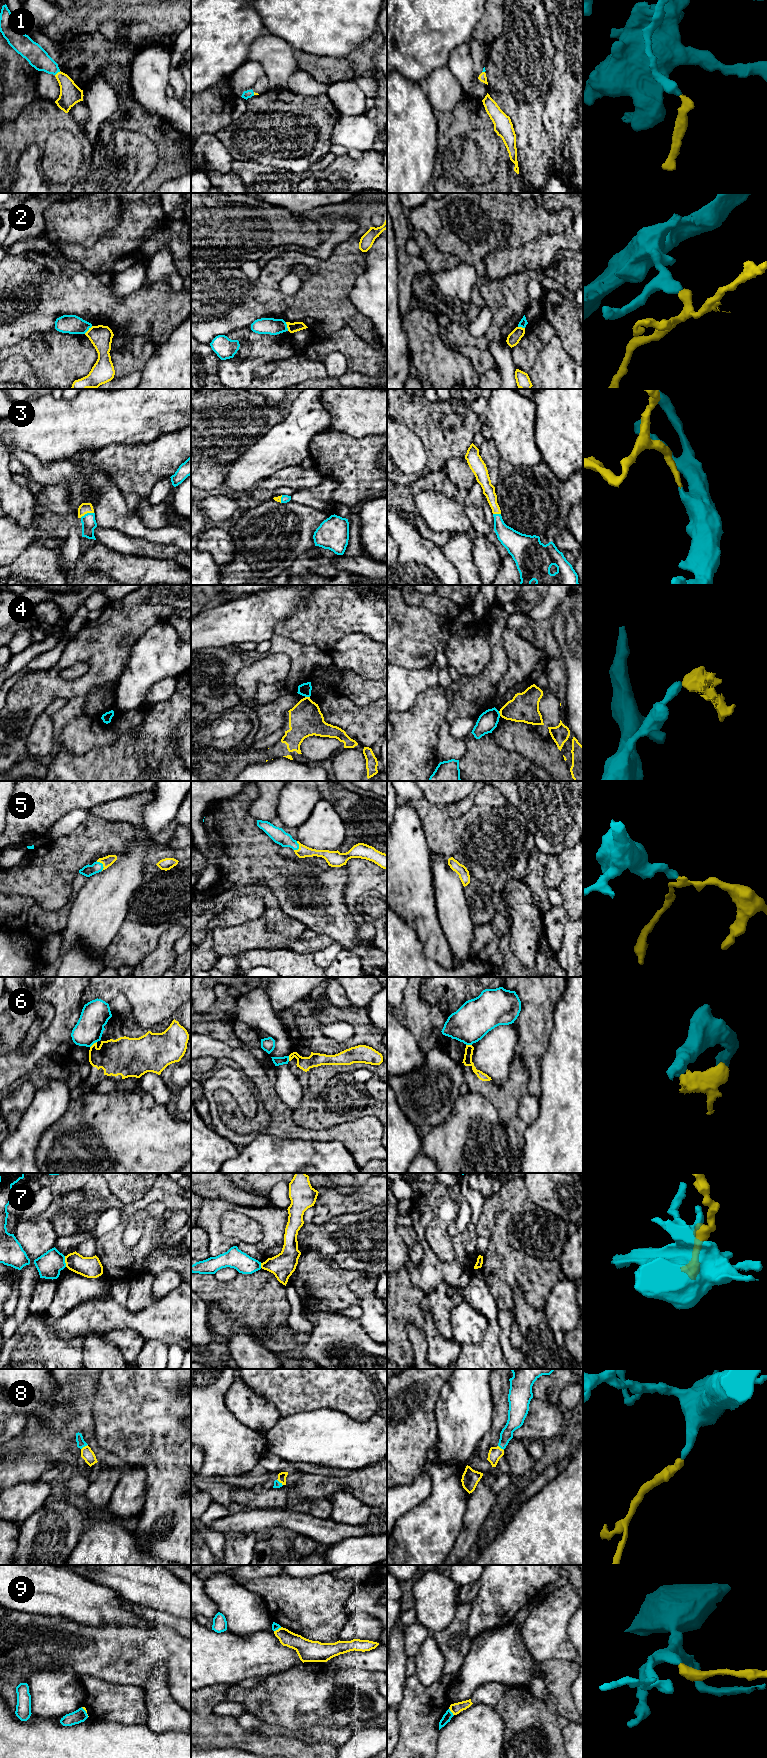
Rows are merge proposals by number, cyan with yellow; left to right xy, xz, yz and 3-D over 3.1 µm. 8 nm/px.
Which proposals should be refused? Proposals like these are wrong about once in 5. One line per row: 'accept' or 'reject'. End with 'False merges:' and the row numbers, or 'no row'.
1: accept
2: reject
3: accept
4: reject
5: accept
6: reject
7: reject
8: accept
9: reject
False merges: 2, 4, 6, 7, 9

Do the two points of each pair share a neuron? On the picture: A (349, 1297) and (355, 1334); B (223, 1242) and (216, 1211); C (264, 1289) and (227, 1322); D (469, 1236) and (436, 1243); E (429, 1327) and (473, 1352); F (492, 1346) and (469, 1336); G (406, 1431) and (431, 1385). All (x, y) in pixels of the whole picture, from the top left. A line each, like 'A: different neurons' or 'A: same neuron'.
A: different neurons
B: same neuron
C: different neurons
D: different neurons
E: different neurons
F: different neurons
G: same neuron

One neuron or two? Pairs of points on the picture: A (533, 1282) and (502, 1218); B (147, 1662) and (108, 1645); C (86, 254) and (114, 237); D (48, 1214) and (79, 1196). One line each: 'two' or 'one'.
A: one
B: one
C: one
D: one

